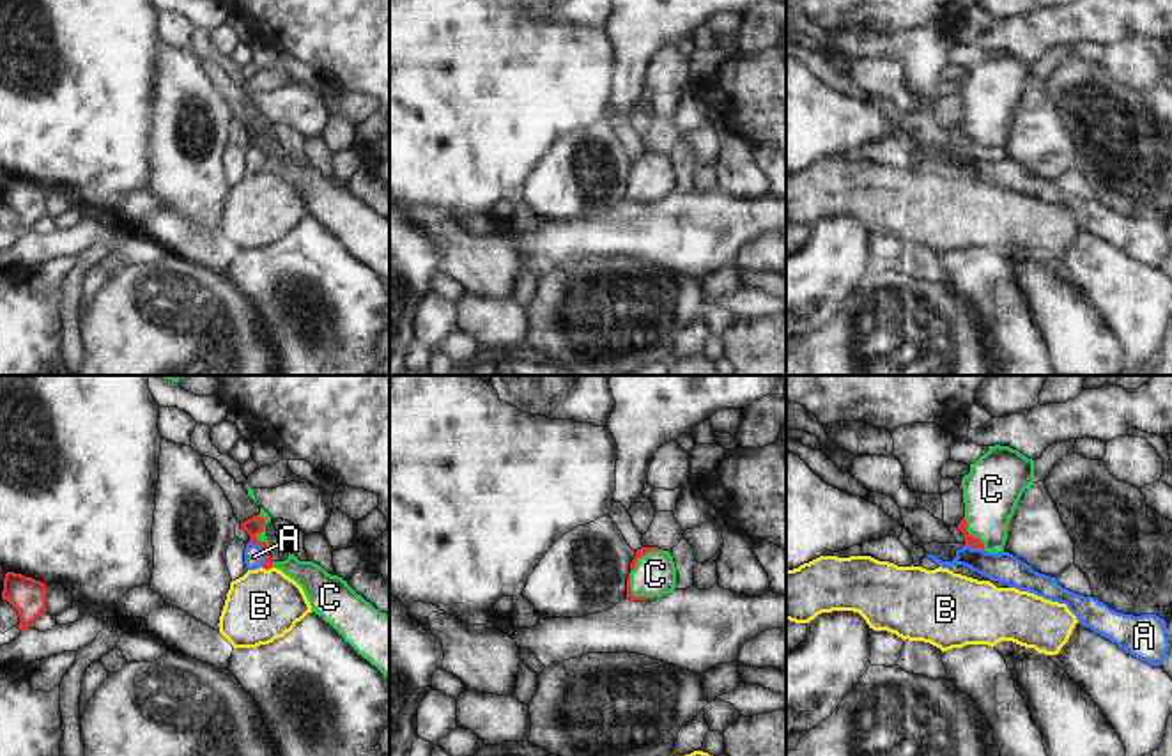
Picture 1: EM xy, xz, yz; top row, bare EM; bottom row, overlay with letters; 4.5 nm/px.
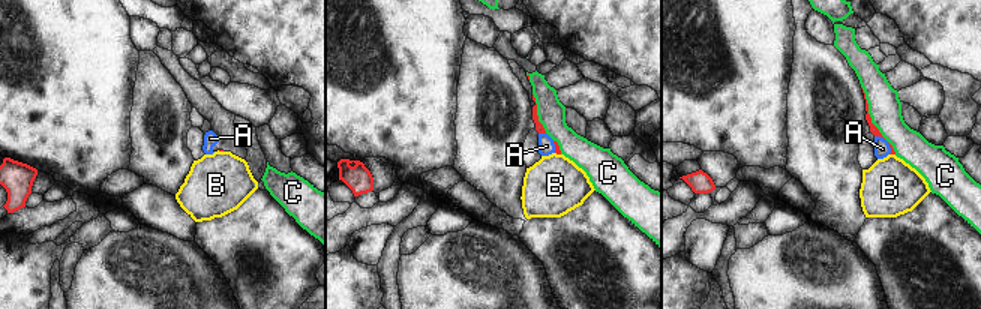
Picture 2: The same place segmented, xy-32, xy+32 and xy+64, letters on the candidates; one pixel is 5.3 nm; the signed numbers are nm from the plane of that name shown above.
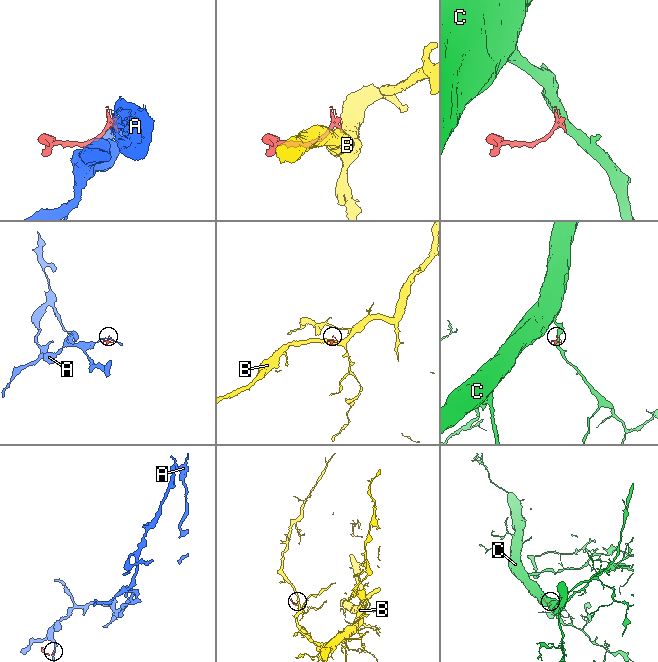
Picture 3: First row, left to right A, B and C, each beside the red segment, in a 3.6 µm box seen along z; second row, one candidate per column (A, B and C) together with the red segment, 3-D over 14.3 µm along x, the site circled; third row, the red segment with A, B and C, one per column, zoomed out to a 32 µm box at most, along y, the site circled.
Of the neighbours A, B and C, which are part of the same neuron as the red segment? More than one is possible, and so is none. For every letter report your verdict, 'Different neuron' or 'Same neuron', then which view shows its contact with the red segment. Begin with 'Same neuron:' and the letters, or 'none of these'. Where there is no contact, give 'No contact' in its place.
Same neuron: C
A: Different neuron. Touches red in xy
B: Different neuron. Touches red in xy
C: Same neuron. Touches red in xy.

